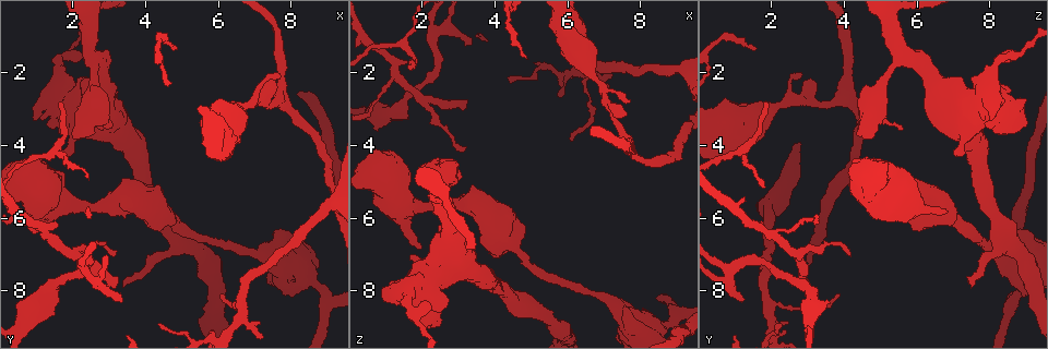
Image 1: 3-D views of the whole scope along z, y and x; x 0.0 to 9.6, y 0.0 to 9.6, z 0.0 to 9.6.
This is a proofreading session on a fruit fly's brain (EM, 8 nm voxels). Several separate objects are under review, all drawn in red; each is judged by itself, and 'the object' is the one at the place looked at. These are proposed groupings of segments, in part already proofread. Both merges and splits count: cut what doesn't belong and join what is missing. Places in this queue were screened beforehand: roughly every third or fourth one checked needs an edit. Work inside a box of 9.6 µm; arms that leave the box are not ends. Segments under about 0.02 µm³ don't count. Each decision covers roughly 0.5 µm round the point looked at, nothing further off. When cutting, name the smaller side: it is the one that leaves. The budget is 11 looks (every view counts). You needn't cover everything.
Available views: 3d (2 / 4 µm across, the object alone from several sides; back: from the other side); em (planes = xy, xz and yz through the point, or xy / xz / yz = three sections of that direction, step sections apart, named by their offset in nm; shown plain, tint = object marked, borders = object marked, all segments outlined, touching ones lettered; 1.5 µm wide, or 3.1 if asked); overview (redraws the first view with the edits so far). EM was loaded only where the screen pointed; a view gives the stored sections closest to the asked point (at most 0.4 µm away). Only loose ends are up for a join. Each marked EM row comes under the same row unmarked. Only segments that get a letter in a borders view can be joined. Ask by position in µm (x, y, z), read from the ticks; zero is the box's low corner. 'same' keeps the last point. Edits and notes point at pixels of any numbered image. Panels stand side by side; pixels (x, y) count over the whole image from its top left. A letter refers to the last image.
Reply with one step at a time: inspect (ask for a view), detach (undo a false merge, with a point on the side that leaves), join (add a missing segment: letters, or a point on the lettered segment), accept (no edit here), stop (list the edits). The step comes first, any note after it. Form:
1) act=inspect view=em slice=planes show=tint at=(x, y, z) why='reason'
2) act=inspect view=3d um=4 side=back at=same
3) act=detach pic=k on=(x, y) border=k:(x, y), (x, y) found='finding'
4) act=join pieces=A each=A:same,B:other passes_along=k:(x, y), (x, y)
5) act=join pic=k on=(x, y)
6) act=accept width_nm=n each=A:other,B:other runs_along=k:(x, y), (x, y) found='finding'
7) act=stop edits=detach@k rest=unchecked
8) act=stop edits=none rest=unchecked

act=inspect view=3d um=4 at=(1.30, 3.45, 7.90) why='branch stops here'

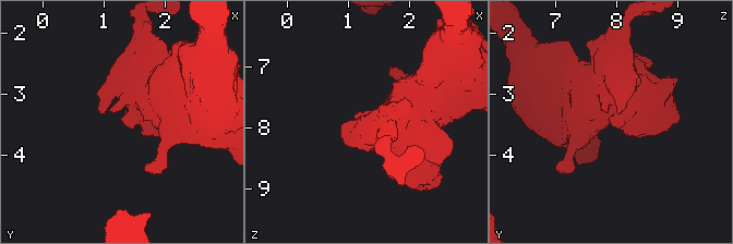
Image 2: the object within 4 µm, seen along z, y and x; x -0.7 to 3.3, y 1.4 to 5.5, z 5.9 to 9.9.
act=inspect view=em um=3.1 slice=yz step=8 show=tint at=(1.30, 3.45, 7.90)

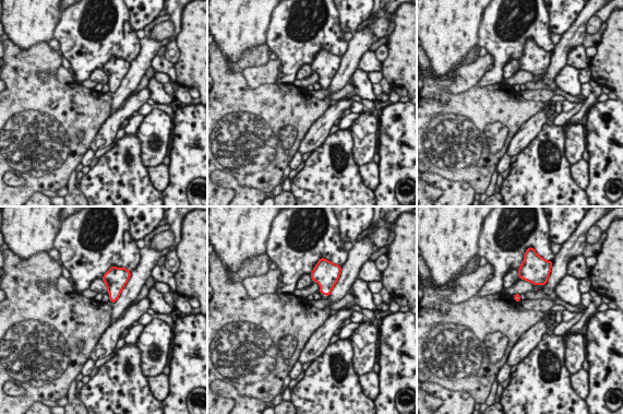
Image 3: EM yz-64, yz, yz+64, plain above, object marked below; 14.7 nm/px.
act=inspect view=em um=3.1 slice=planes show=borders at=same

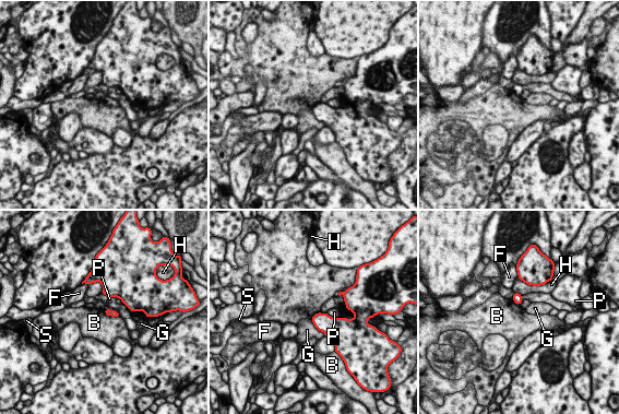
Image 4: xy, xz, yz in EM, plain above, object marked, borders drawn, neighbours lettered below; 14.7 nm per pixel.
act=accept each=B:other,F:other,G:other,H:other,P:other,S:other found='no lettered segment goes on from it'

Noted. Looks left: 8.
act=inspect view=em slice=planes show=borders at=(3.15, 7.90, 2.85) why='an open end'

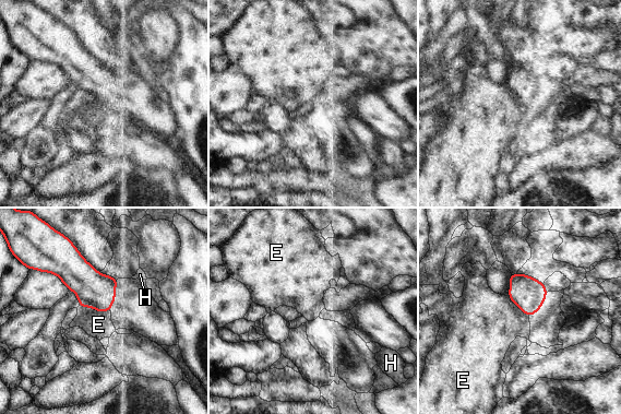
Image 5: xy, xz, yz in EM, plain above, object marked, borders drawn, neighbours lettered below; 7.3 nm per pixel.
act=accept each=E:other,H:other found='no lettered segment goes on from it'

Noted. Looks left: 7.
act=inspect view=em slice=planes show=borders at=(3.35, 8.30, 1.15) why='an open end'

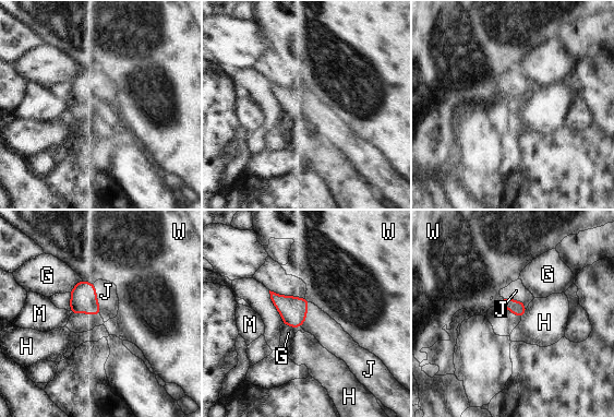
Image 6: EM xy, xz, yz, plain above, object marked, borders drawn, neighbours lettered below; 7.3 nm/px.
act=join pic=6 on=(106, 292) longest_contact=J:240nm each=G:other,H:other,J:same,M:other,W:other found='it goes on there'

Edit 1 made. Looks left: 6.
act=inspect view=3d um=4 at=(7.60, 2.40, 3.15)

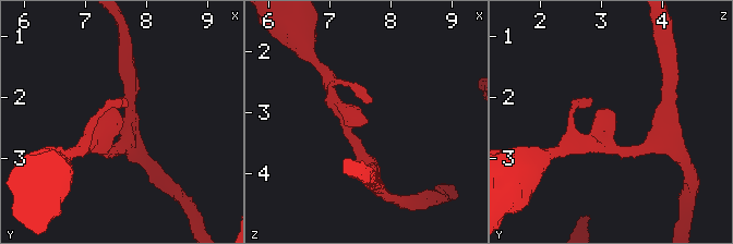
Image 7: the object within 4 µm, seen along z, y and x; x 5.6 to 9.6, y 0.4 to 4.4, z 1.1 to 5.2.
act=inspect view=em slice=planes show=borders at=(7.65, 2.35, 3.20)

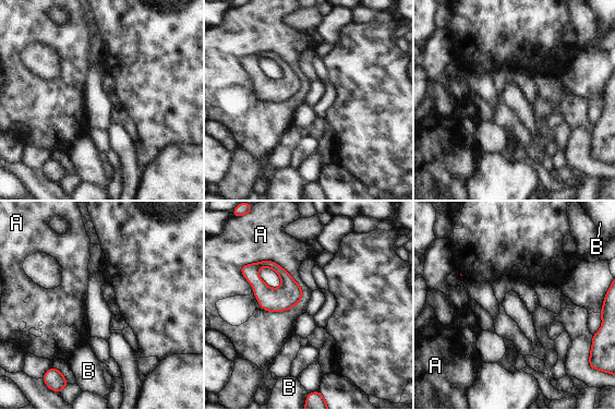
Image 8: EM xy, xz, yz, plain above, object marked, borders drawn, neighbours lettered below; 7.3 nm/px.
act=accept each=A:other,B:other border=8:(245, 264), (276, 262), (302, 299) found='none of them fits'

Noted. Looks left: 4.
act=stop edits=join@6 rest=unchecked

